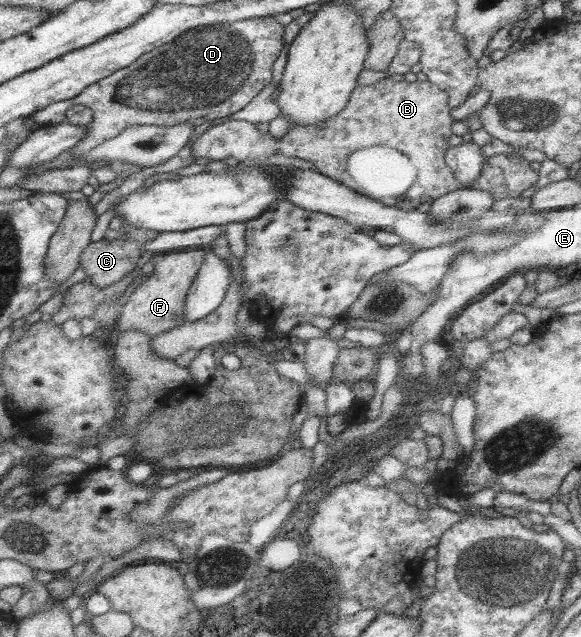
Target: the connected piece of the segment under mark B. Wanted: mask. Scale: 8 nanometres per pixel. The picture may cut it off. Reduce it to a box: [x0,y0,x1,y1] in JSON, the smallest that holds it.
[190,77,460,211]

